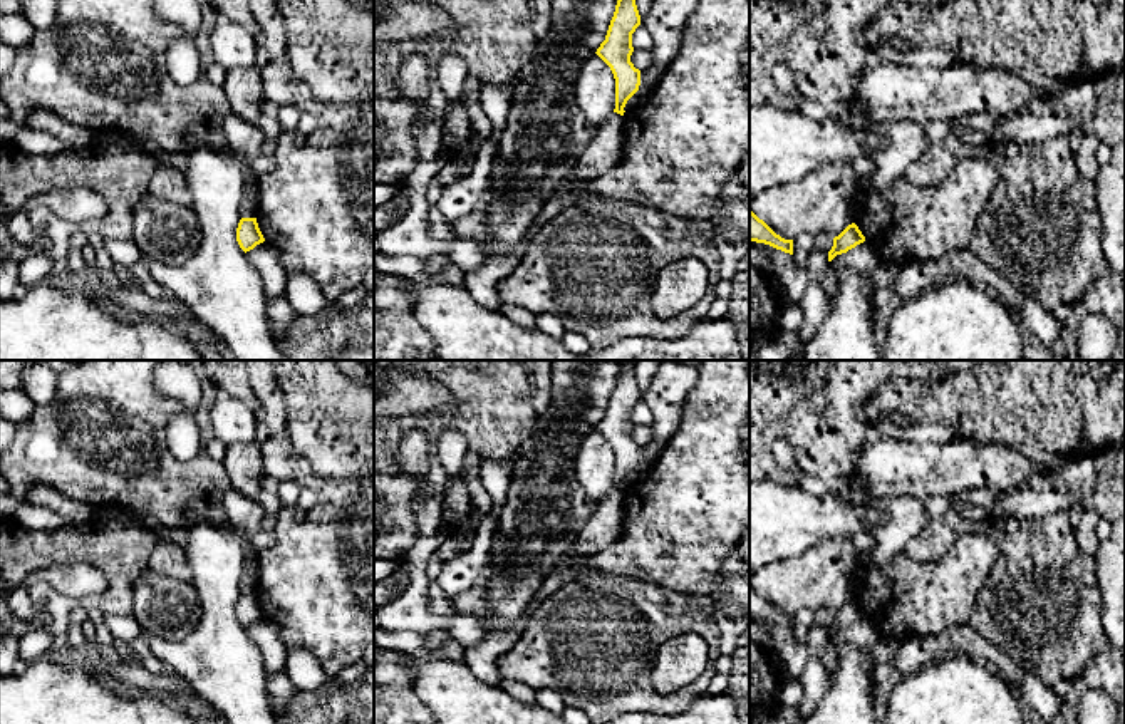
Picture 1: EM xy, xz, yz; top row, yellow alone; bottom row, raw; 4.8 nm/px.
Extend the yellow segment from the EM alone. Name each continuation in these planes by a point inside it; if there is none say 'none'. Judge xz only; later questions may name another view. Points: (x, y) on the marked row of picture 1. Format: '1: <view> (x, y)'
1: xz (602, 153)

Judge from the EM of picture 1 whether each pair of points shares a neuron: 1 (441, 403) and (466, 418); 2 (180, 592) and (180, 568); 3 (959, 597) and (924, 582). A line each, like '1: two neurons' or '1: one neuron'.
1: two neurons
2: two neurons
3: one neuron

